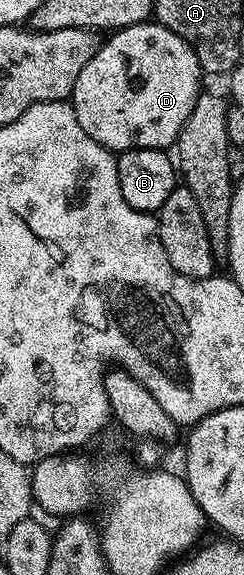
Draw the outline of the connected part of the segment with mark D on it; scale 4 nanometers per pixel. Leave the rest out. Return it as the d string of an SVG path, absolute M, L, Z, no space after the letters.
M159 23L131 25L109 37L82 67L70 94L82 131L113 151L167 150L175 146L202 92L198 55L174 31Z

